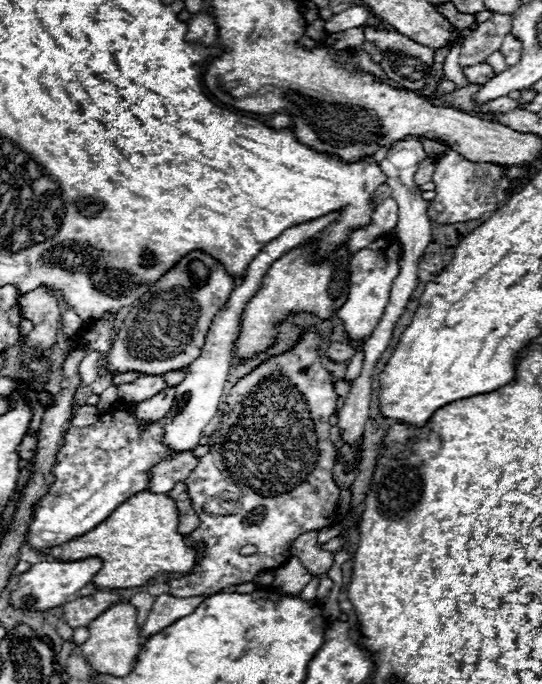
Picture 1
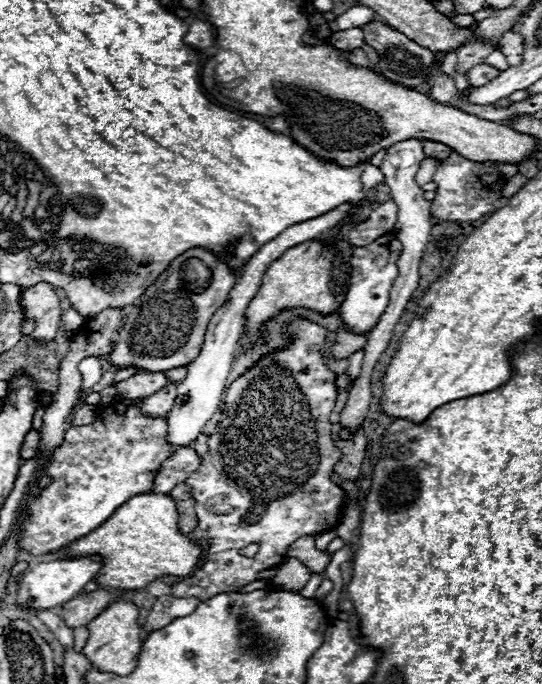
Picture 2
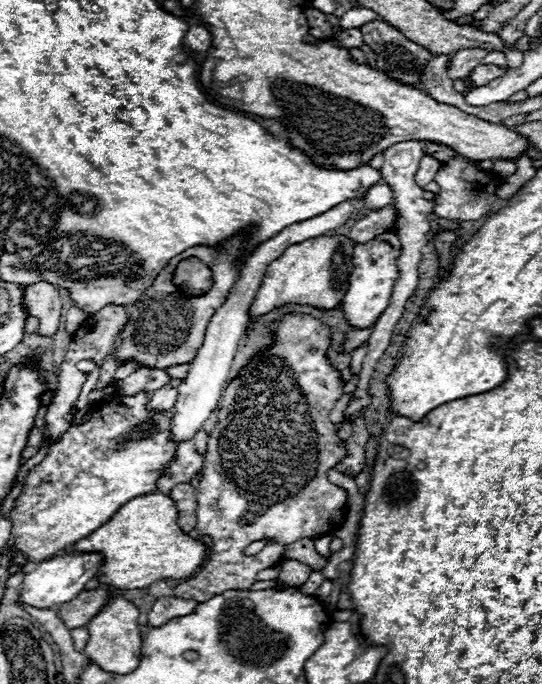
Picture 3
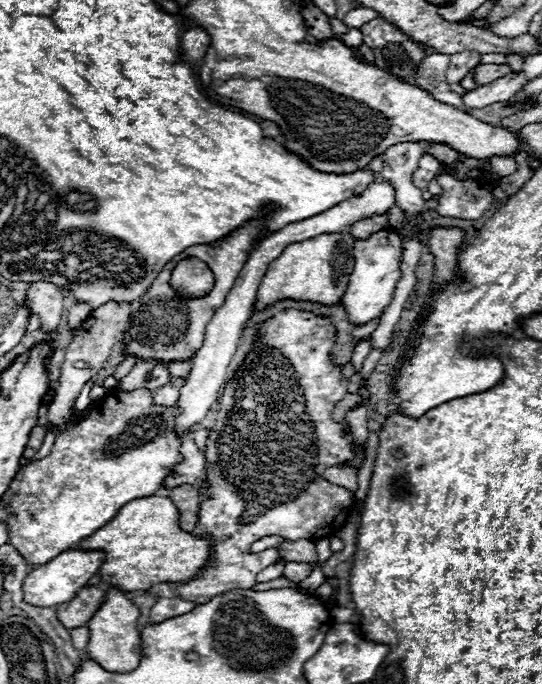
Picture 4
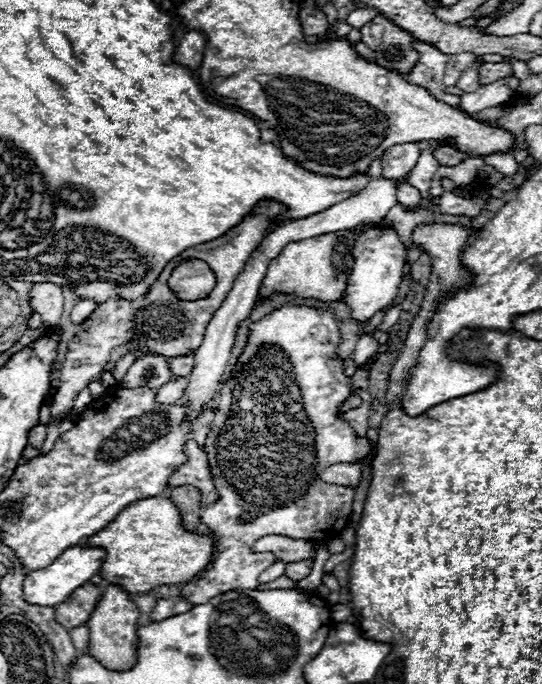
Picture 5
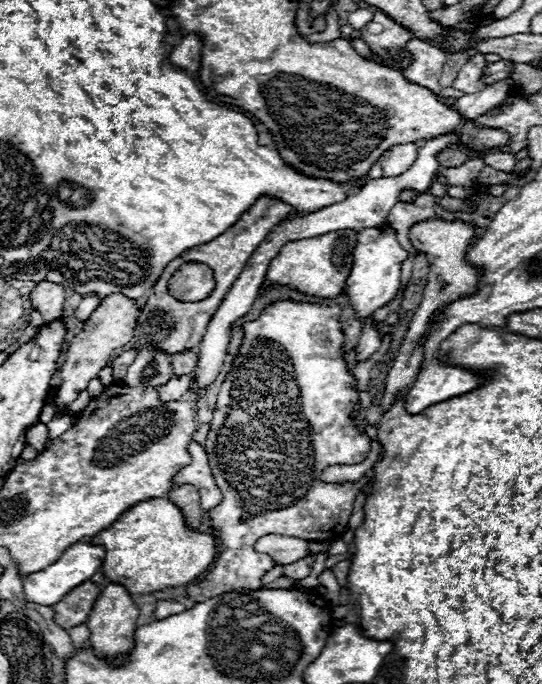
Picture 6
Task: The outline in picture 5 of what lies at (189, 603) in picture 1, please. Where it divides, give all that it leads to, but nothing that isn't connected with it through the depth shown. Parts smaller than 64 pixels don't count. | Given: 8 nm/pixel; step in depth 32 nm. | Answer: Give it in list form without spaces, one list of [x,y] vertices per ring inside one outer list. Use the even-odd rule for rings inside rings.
[[[158,600],[158,604],[154,606],[152,610],[152,620],[154,622],[160,622],[160,620],[166,620],[170,616],[176,616],[176,614],[182,614],[182,612],[188,612],[192,606],[182,602],[182,600]]]

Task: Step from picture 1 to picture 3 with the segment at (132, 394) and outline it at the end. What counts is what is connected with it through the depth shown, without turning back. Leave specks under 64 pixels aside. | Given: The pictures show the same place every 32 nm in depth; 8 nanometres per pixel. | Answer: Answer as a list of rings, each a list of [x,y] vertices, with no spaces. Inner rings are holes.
[[[140,366],[124,380],[116,382],[116,390],[120,394],[134,394],[138,390],[146,390],[148,394],[156,392],[160,386],[166,386],[170,380],[166,370],[156,370],[156,368],[148,368],[148,366]]]

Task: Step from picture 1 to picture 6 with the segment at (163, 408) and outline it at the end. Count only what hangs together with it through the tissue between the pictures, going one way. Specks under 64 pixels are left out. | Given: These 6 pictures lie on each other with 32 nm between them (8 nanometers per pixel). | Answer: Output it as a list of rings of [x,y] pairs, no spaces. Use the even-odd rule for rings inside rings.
[[[174,376],[170,382],[158,388],[158,394],[164,402],[170,402],[182,398],[190,390],[190,386],[192,386],[192,376]]]

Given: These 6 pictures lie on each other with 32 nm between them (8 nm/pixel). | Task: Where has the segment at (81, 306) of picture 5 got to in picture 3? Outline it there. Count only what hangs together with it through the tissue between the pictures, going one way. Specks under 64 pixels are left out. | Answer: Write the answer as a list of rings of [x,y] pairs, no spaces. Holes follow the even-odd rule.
[[[72,306],[68,310],[68,314],[66,314],[66,326],[68,326],[70,332],[74,332],[76,328],[80,328],[84,320],[86,320],[86,314],[80,308],[76,308],[76,306]]]

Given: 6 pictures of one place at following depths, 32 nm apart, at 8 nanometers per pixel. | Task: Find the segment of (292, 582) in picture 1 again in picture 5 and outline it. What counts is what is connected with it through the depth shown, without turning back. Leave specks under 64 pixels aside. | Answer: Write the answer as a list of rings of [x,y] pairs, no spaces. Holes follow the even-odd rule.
[[[302,560],[302,562],[292,562],[292,564],[286,564],[286,576],[292,578],[292,580],[302,580],[310,574],[312,570],[312,560]]]

